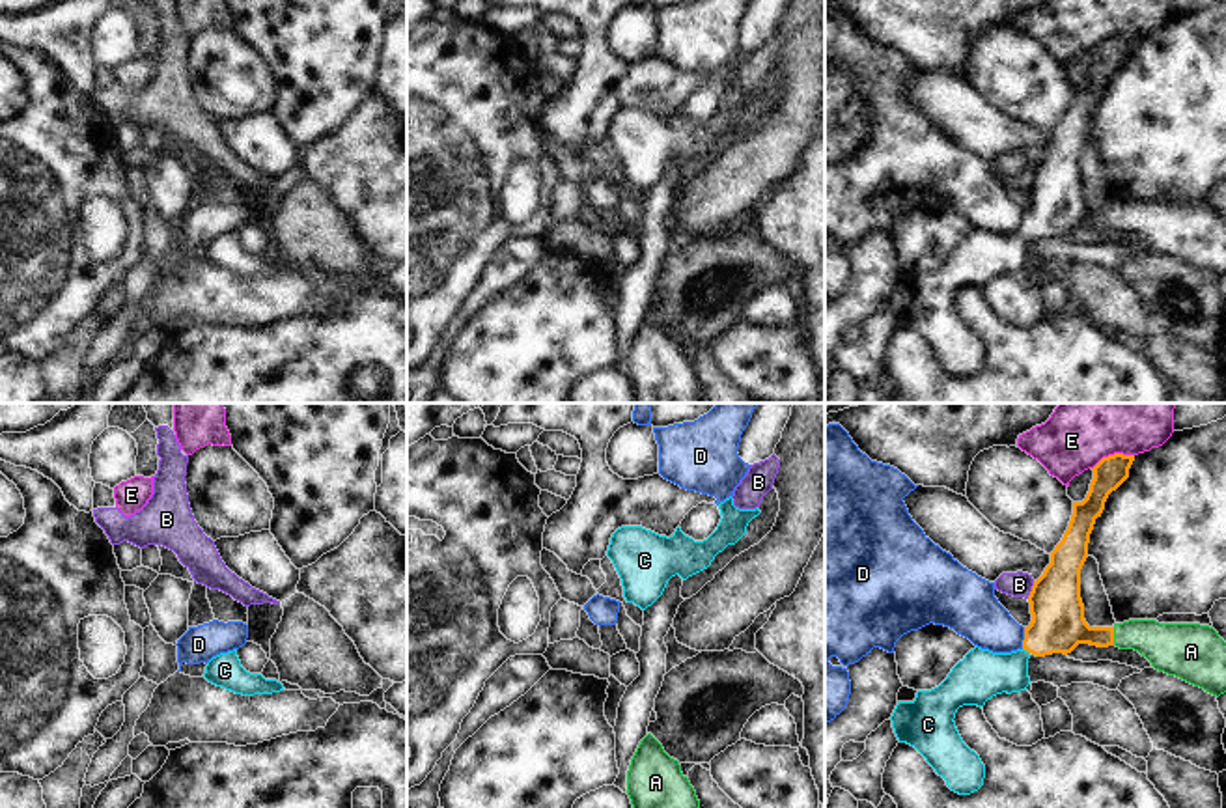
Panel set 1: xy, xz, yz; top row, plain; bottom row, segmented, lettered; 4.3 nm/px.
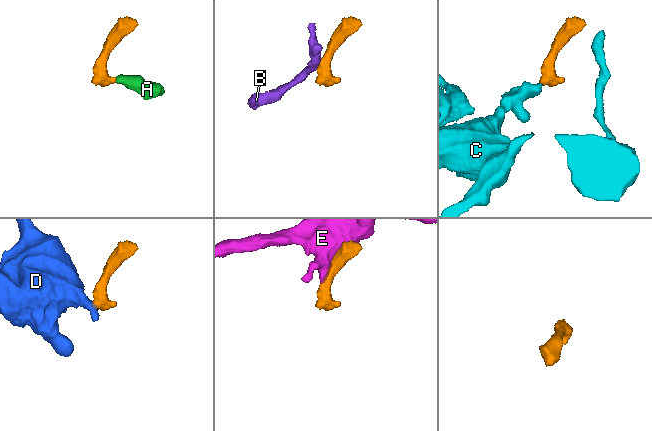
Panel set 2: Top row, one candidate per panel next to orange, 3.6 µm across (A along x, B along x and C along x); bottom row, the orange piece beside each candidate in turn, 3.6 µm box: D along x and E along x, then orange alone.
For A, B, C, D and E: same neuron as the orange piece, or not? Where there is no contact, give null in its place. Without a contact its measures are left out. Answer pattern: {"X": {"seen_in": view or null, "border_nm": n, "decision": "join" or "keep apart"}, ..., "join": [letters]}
{"A": {"seen_in": "yz", "border_nm": 80, "decision": "join"}, "B": {"seen_in": "yz", "border_nm": 90, "decision": "keep apart"}, "C": {"seen_in": "yz", "border_nm": 40, "decision": "join"}, "D": {"seen_in": "yz", "border_nm": 100, "decision": "keep apart"}, "E": {"seen_in": "yz", "border_nm": 200, "decision": "keep apart"}, "join": ["A", "C"]}

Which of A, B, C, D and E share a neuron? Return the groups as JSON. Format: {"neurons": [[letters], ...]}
{"neurons": [["A", "C"], ["B"], ["D"], ["E"]]}

